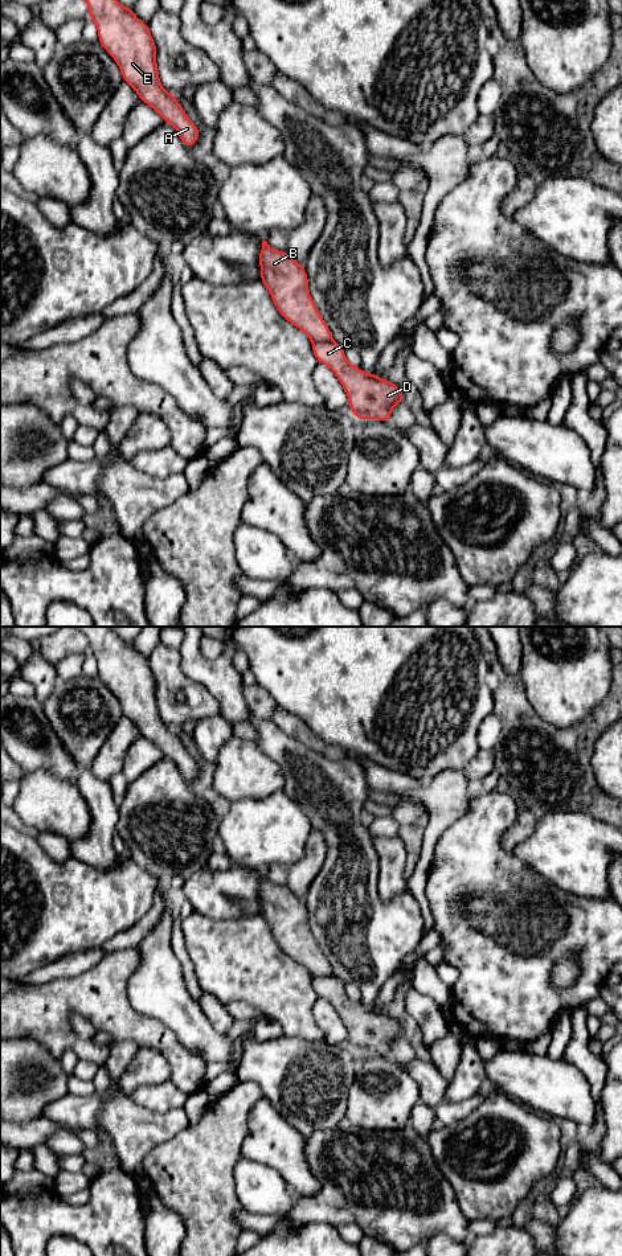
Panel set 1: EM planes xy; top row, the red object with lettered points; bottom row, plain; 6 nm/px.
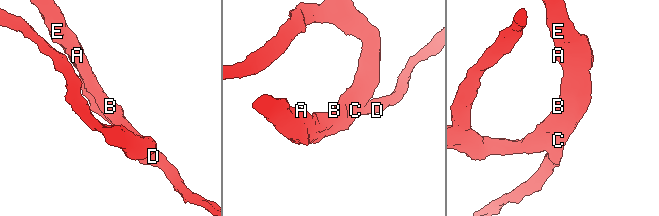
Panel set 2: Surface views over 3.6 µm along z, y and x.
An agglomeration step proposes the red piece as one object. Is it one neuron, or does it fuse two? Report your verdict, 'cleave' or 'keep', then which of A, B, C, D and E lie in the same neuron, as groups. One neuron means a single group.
keep; A B C D E

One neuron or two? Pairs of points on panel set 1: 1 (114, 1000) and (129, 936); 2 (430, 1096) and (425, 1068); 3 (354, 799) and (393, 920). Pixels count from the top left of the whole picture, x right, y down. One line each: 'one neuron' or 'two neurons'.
1: two neurons
2: one neuron
3: one neuron

